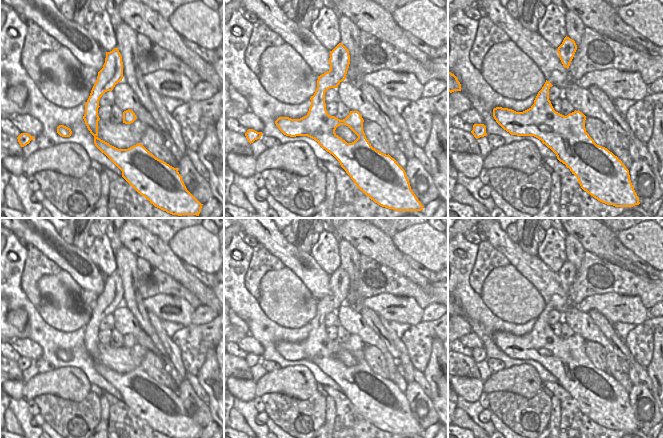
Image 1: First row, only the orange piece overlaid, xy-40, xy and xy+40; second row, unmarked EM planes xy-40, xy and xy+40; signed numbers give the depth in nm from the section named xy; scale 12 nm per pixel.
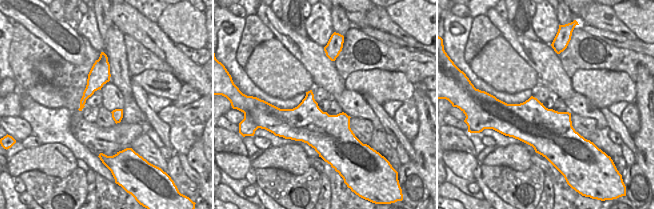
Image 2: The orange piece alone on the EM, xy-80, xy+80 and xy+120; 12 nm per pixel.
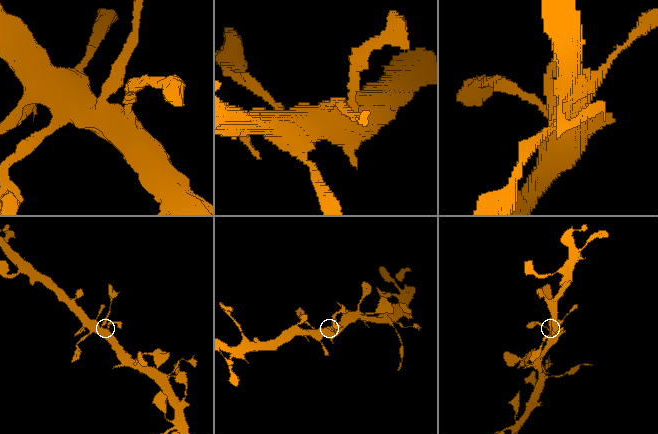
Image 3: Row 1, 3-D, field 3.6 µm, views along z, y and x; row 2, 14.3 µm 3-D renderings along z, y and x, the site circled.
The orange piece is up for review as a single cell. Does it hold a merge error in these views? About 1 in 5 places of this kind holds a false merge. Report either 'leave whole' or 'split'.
leave whole

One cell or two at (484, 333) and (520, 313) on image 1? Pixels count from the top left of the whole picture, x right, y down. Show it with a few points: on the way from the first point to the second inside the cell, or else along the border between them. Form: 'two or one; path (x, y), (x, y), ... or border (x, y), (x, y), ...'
two; border (486, 307), (508, 322), (529, 321)

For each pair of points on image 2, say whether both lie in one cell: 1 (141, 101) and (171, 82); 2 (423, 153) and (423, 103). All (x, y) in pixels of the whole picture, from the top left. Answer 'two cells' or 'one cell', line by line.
1: two cells
2: one cell

